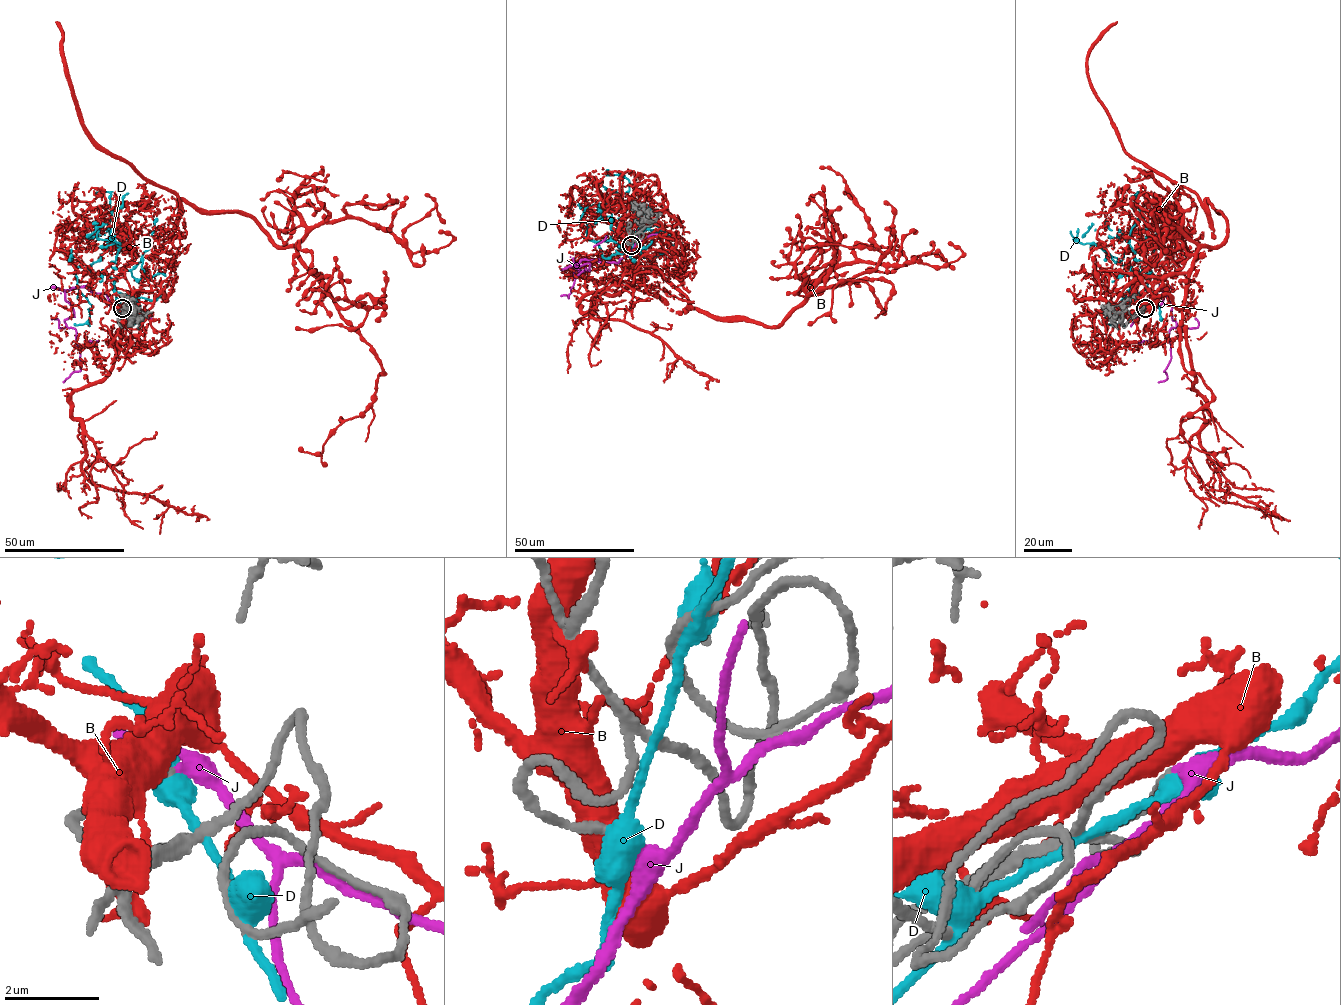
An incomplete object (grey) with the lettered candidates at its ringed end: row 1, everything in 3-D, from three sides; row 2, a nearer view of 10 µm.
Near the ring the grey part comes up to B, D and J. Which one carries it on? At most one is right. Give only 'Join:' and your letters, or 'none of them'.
Join: J

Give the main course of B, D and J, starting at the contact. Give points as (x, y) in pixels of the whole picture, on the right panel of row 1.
B: (1145, 309), (1106, 269), (1202, 237), (1207, 199), (1180, 346), (1212, 395), (1180, 434), (1224, 448)
D: (1145, 309), (1155, 301), (1141, 272), (1159, 262), (1151, 239), (1146, 229), (1128, 242), (1118, 229), (1109, 236)
J: (1145, 309), (1162, 302), (1160, 287), (1176, 323), (1169, 331), (1171, 360), (1163, 371), (1167, 378), (1158, 382)

